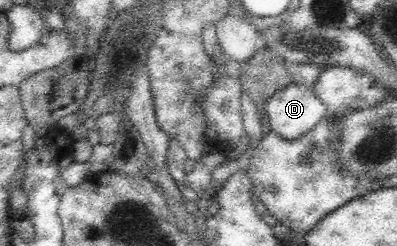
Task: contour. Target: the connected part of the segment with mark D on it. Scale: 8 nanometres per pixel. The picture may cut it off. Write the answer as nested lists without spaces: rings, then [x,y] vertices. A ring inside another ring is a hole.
[[[288,83],[272,94],[264,105],[264,113],[268,116],[267,130],[274,131],[283,139],[299,139],[306,135],[317,123],[328,116],[336,117],[335,113],[327,109],[322,100],[314,93],[311,85],[296,85]]]

